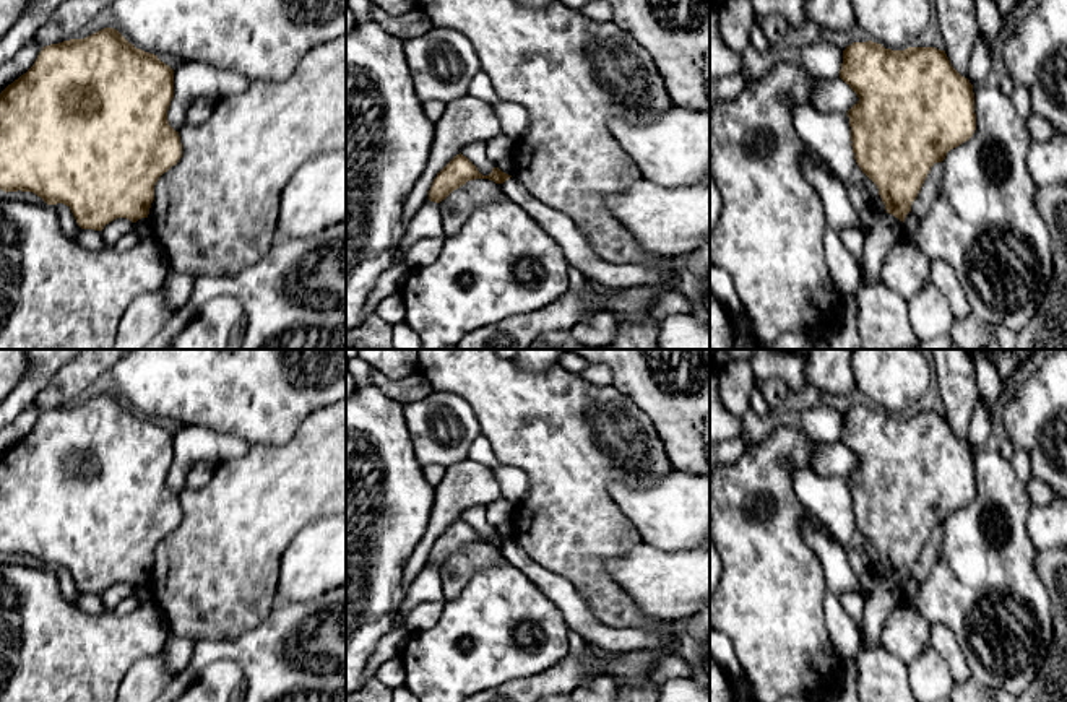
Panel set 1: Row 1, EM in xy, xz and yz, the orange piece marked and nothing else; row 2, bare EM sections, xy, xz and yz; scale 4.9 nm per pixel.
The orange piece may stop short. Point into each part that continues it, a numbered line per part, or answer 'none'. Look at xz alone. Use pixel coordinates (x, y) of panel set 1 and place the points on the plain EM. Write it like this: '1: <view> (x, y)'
none

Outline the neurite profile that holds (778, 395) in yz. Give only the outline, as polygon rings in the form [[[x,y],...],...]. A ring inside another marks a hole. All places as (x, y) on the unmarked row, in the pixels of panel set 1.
[[[780,379],[758,380],[757,388],[762,390],[771,413],[780,414],[783,410],[793,406],[794,396],[786,382]]]

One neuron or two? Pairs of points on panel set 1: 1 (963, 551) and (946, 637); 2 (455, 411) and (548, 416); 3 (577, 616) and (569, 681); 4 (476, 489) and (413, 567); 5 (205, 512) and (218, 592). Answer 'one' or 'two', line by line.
1: two
2: two
3: two
4: one
5: one

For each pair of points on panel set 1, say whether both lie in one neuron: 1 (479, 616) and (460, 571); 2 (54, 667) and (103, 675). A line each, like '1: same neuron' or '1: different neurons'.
1: different neurons
2: same neuron

